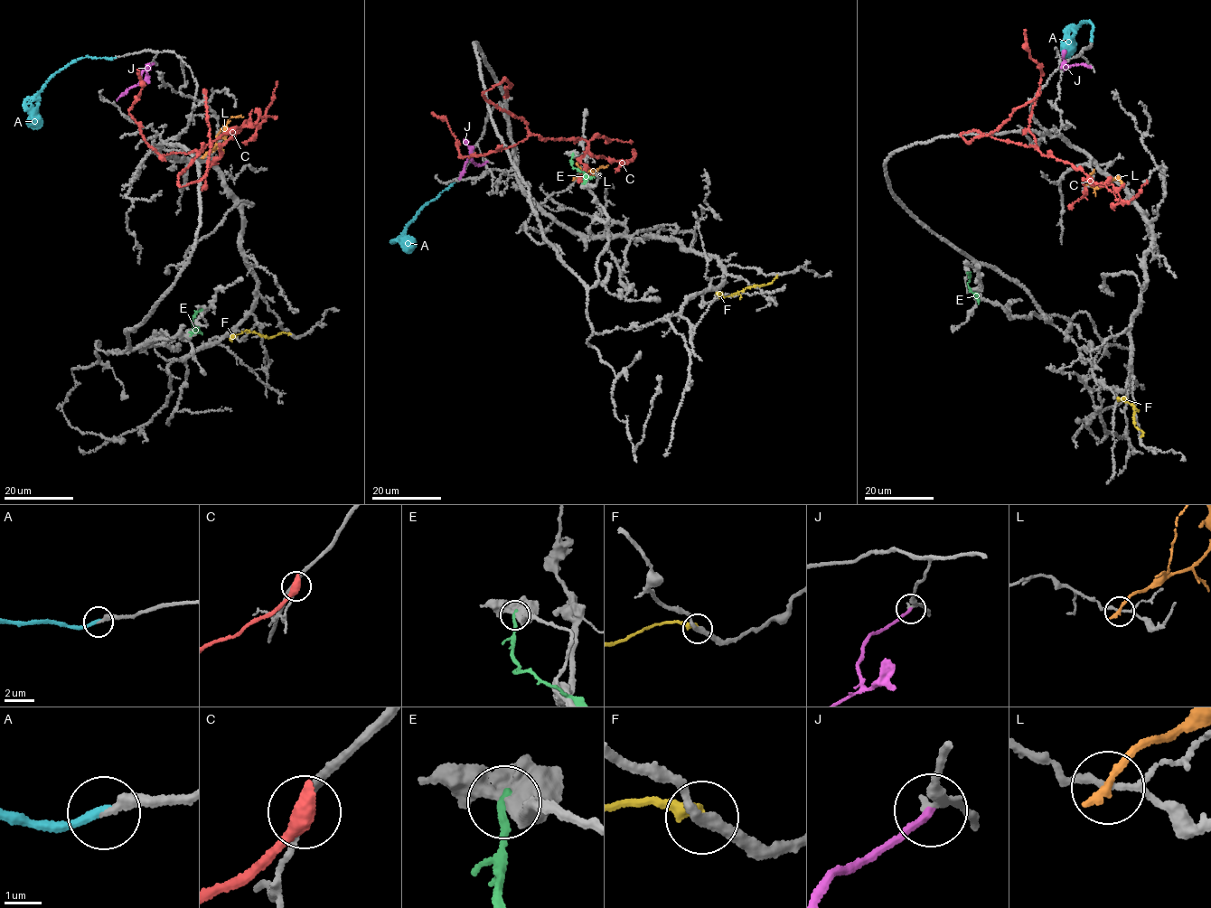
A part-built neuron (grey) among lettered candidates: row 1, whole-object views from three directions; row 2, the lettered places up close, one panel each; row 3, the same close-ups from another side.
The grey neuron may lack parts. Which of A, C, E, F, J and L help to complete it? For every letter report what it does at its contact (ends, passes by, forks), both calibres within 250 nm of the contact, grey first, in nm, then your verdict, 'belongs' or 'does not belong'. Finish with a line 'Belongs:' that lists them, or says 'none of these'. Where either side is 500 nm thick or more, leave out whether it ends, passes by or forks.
A: it ends there; 240 nm thick on the grey side, 240 nm on the other; belongs
C: 110 nm thick on the grey side, 600 nm on the other; does not belong
E: it ends there; 480 nm thick on the grey side, 240 nm on the other; does not belong
F: it ends there; 300 nm thick on the grey side, 380 nm on the other; does not belong
J: it ends there; 240 nm thick on the grey side, 220 nm on the other; does not belong
L: it ends there; 120 nm thick on the grey side, 260 nm on the other; does not belong
Belongs: A

